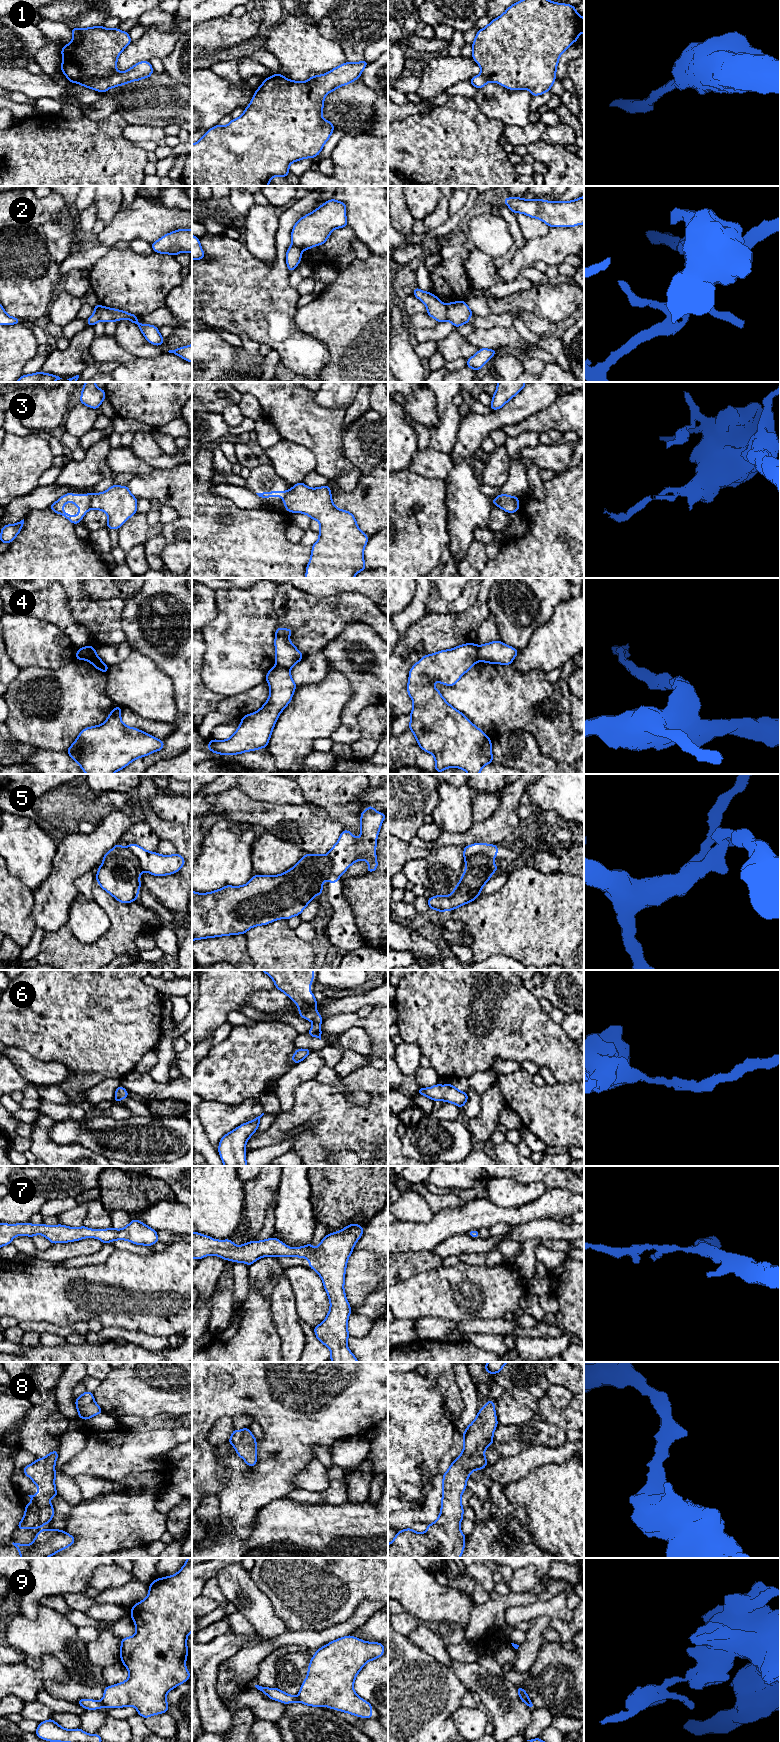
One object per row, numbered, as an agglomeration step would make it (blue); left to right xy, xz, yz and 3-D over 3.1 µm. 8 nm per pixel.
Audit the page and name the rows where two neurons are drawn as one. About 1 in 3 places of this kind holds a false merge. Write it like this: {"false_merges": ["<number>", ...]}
{"false_merges": ["2", "3", "4", "5", "9"]}

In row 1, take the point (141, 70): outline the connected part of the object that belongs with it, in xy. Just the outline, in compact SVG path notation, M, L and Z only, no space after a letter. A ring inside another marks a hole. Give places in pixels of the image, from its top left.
M102 25L90 28L74 27L71 30L73 33L72 41L61 48L61 71L69 82L78 83L104 93L110 88L149 78L154 72L149 61L138 62L124 72L116 70L118 56L132 42L128 32L121 31L118 28L107 29Z

